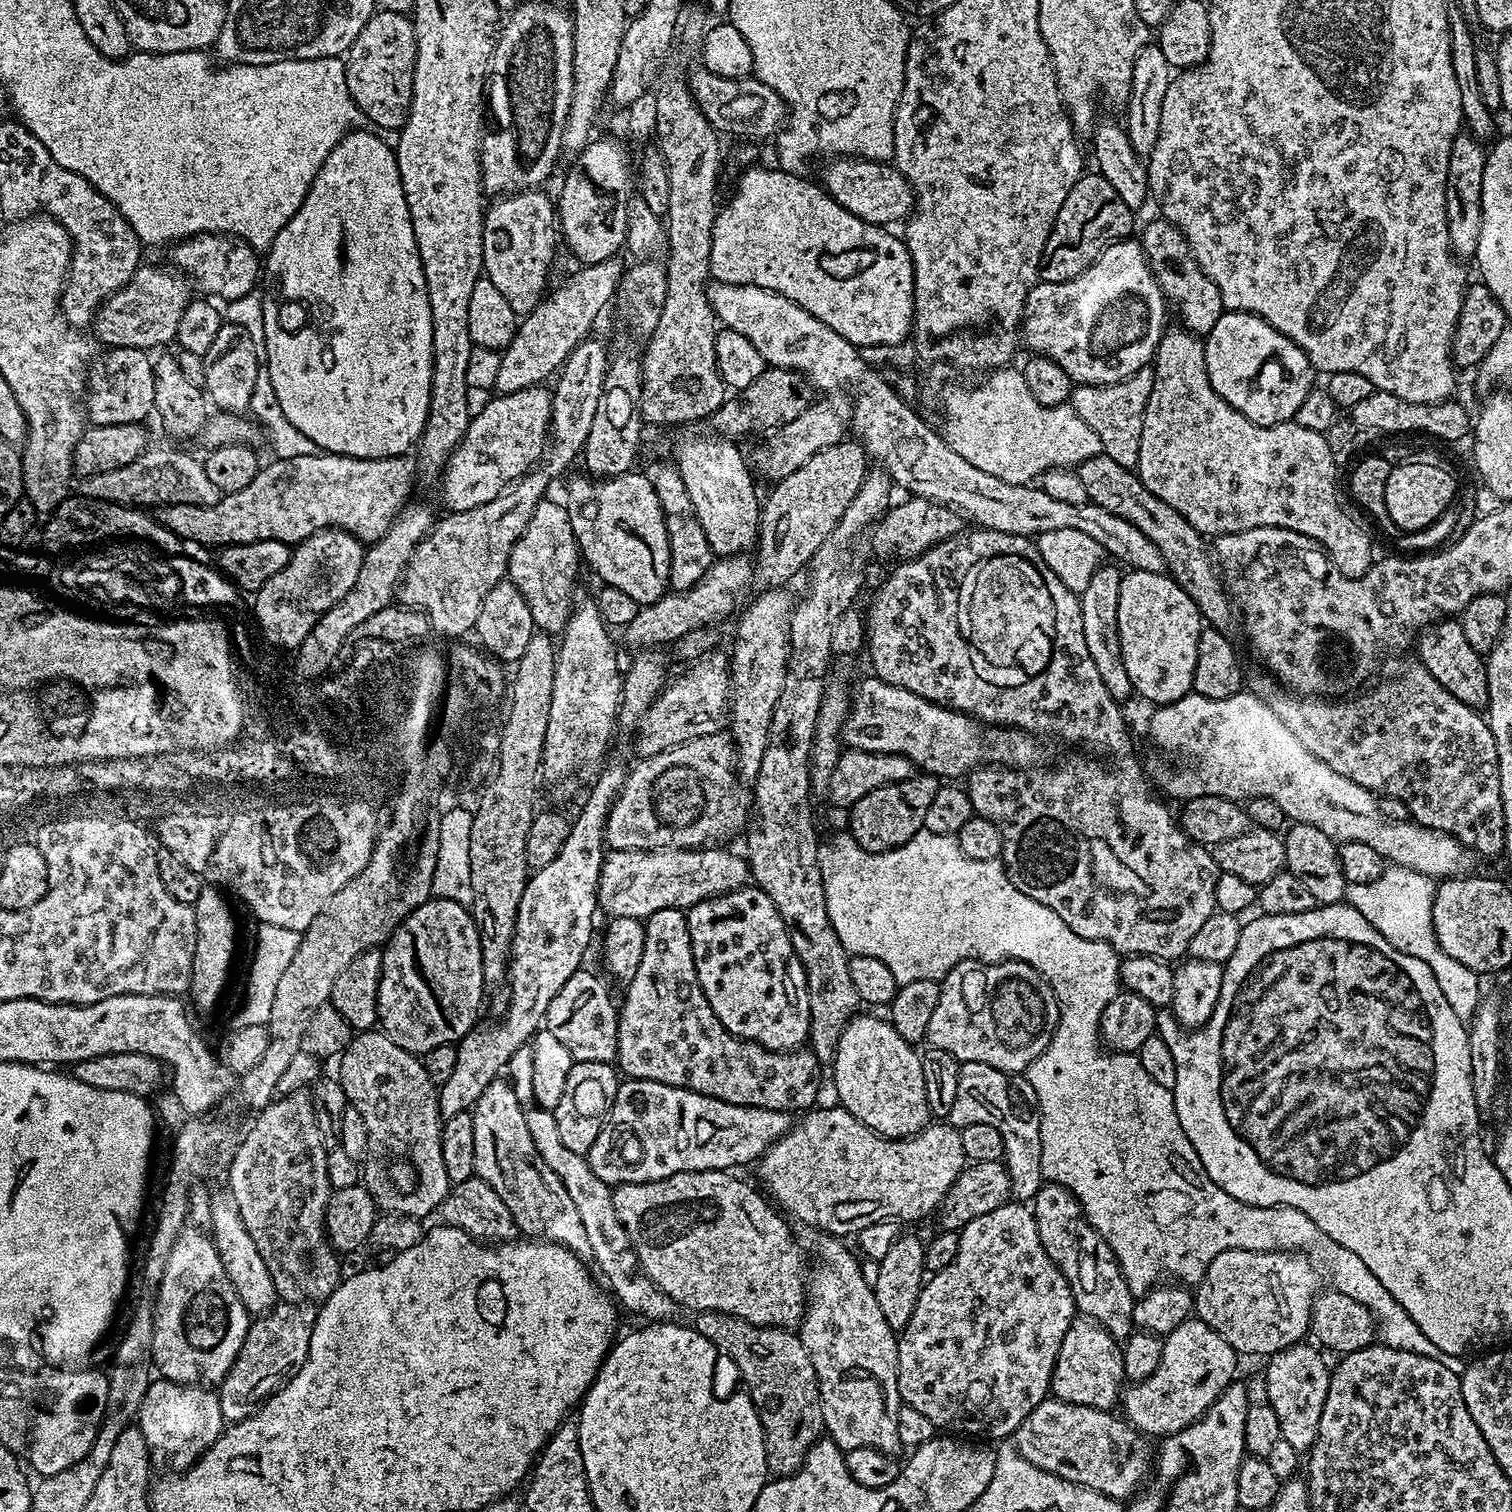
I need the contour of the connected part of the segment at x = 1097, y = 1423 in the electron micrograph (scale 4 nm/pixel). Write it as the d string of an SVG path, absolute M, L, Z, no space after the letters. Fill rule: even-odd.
M1046 1398L1038 1402L1038 1406L1034 1406L1034 1410L1030 1410L1030 1414L1026 1414L1026 1418L1017 1426L1014 1443L1018 1454L1022 1454L1030 1466L1038 1466L1038 1470L1054 1474L1066 1482L1074 1482L1083 1488L1101 1492L1111 1500L1124 1502L1136 1495L1149 1475L1150 1448L1148 1452L1149 1441L1127 1419L1116 1415L1115 1411L1103 1412L1090 1406L1078 1406L1074 1402Z

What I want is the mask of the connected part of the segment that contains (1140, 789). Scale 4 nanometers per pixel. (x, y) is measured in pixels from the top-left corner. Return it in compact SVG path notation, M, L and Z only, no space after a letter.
M965 530L958 536L952 536L949 540L944 540L940 544L936 544L933 548L923 552L921 556L905 559L892 573L888 576L888 581L881 586L876 592L876 597L872 600L872 605L866 611L866 644L872 648L872 668L871 671L882 682L886 682L890 686L898 686L902 690L910 690L914 694L918 694L922 698L926 698L935 704L941 704L944 708L953 708L955 712L965 712L966 715L972 716L973 719L980 721L981 724L989 726L999 726L1002 728L1019 728L1022 732L1031 732L1041 738L1053 738L1057 736L1060 740L1065 740L1068 744L1081 744L1084 748L1101 748L1104 752L1109 752L1112 756L1124 760L1124 769L1121 772L1107 772L1100 764L1068 764L1065 768L1056 768L1057 766L1041 766L1038 768L1006 768L1003 766L981 766L975 772L969 772L966 777L966 791L970 802L972 803L973 813L982 818L986 818L990 822L994 822L994 826L998 826L998 834L1002 834L1002 850L1000 851L1000 860L1005 870L1008 872L1010 882L1014 882L1014 886L1018 886L1018 890L1022 890L1022 894L1030 894L1030 898L1034 898L1034 902L1042 902L1042 906L1050 906L1050 910L1054 910L1054 914L1058 914L1058 918L1062 918L1062 922L1067 920L1098 920L1098 924L1108 924L1106 920L1118 920L1118 924L1122 920L1206 920L1210 918L1210 914L1217 911L1214 902L1214 886L1216 885L1216 877L1218 869L1211 851L1205 845L1196 844L1189 840L1187 834L1180 830L1177 817L1171 812L1166 805L1160 800L1155 800L1152 796L1147 796L1148 784L1144 781L1144 776L1140 773L1140 768L1136 765L1136 760L1132 756L1128 756L1132 752L1132 740L1128 737L1128 724L1124 721L1124 716L1120 713L1121 705L1110 694L1110 690L1106 690L1102 678L1098 675L1098 670L1094 667L1094 661L1090 658L1090 650L1086 650L1086 638L1082 635L1082 610L1080 609L1079 595L1070 590L1066 590L1066 586L1062 586L1062 582L1058 578L1058 574L1054 574L1054 570L1050 570L1050 566L1046 566L1046 558L1042 558L1042 554L1036 549L1035 543L1026 536L1011 536L1005 532L994 532L991 530Z

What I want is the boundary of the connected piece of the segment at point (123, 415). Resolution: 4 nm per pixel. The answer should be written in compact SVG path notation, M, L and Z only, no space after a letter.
M112 346L107 351L104 360L97 359L88 370L87 419L102 426L147 421L147 416L151 417L154 412L153 357L143 348Z

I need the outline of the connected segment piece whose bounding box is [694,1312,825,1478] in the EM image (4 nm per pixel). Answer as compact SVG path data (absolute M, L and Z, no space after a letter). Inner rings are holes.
M721 1312L695 1313L694 1327L702 1338L706 1338L716 1348L717 1353L729 1356L736 1363L740 1376L744 1379L743 1387L752 1397L760 1425L764 1431L764 1445L766 1446L766 1462L769 1473L773 1477L793 1476L800 1471L810 1450L816 1441L825 1435L822 1406L820 1405L820 1381L816 1378L816 1371L810 1362L808 1348L800 1341L795 1331L787 1328L767 1328L754 1326L737 1316L722 1314Z

